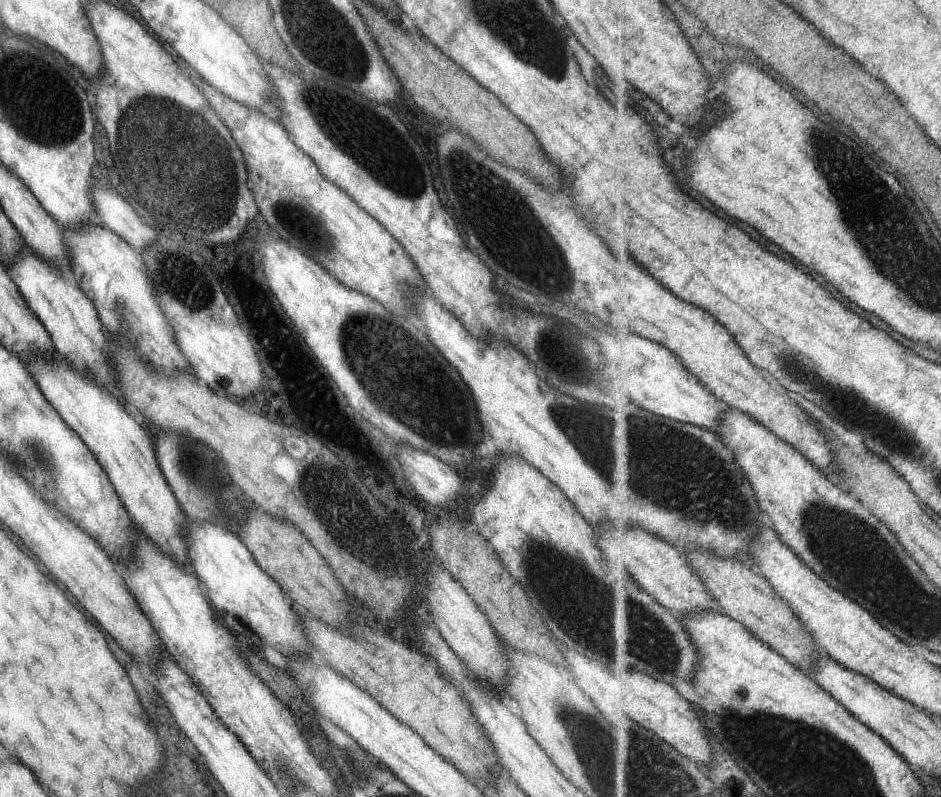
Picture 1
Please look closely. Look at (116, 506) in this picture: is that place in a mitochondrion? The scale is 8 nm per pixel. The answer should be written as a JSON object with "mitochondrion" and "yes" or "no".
{"mitochondrion":"no"}

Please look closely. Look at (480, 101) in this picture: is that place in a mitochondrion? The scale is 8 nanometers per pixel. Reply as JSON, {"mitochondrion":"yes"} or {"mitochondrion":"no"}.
{"mitochondrion":"no"}

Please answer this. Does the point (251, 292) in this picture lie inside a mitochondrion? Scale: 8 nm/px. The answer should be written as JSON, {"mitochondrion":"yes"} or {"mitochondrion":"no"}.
{"mitochondrion":"no"}

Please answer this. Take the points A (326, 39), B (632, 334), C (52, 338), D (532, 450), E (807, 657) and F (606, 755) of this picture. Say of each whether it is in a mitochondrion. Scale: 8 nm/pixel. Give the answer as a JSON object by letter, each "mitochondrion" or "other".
{"A":"mitochondrion","B":"other","C":"other","D":"other","E":"other","F":"mitochondrion"}

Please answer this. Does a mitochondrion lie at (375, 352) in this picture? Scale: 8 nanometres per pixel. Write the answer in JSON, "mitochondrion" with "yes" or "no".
{"mitochondrion":"yes"}

